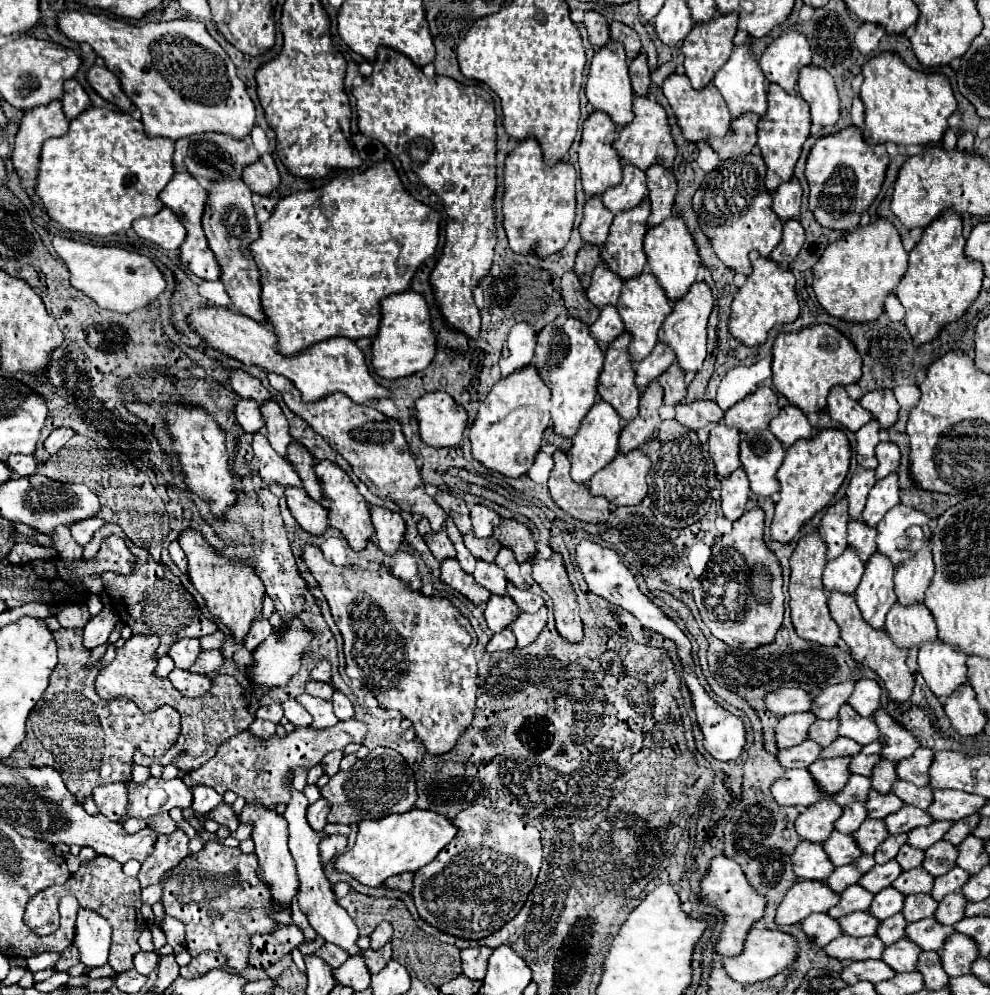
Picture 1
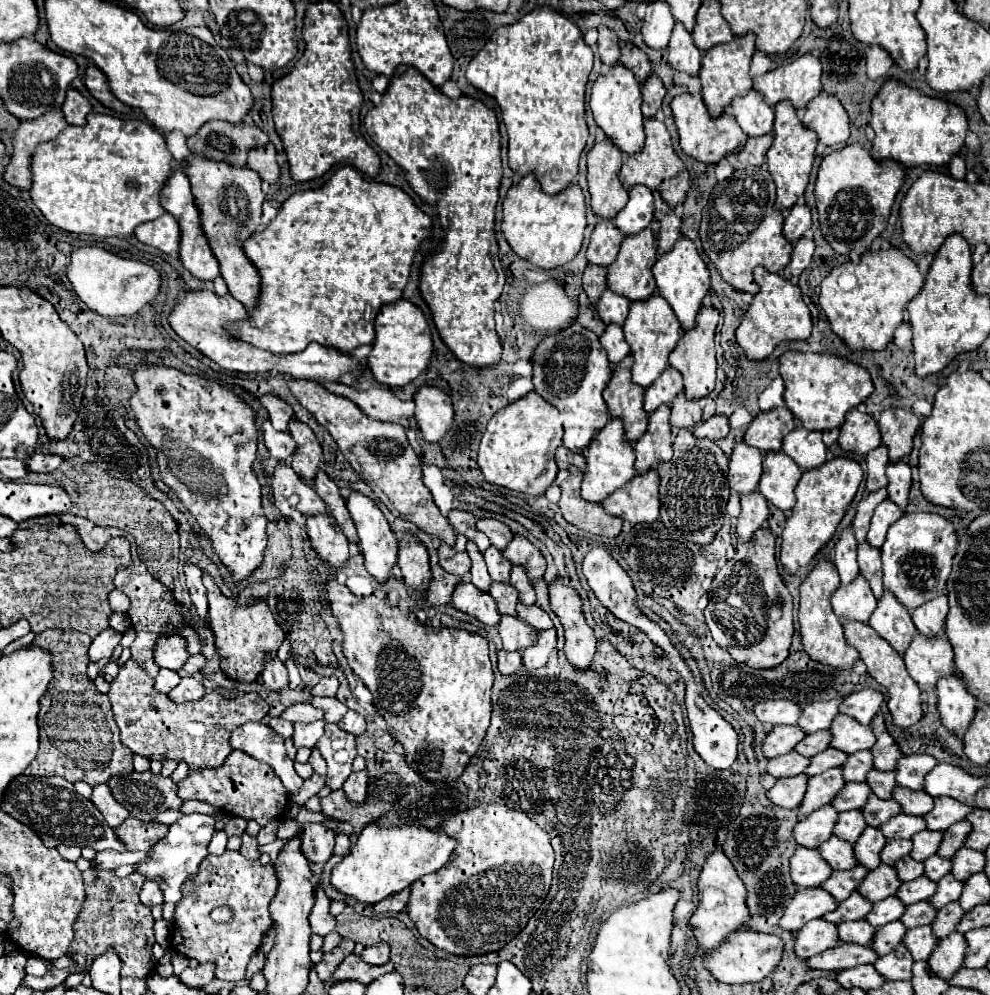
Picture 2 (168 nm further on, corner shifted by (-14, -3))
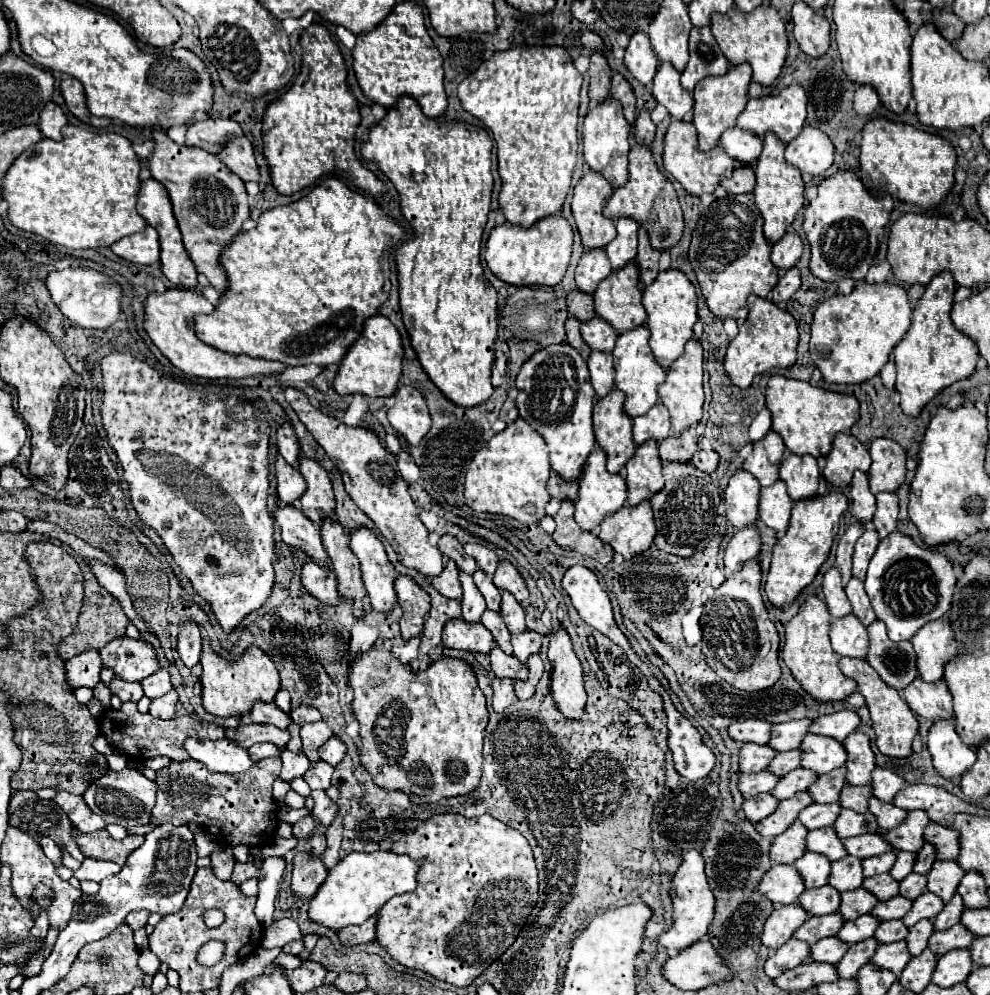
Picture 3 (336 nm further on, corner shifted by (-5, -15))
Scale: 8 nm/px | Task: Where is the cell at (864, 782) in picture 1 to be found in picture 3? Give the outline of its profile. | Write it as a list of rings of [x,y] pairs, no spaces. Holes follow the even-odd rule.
[[[812,803],[810,807],[806,807],[800,813],[798,819],[812,831],[812,829],[822,829],[822,827],[834,825],[834,819],[838,819],[838,811],[842,811],[840,803],[832,803],[832,805]]]

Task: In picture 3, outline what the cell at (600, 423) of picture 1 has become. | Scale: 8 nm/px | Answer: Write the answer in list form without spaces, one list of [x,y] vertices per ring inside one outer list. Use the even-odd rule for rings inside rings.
[[[600,447],[588,455],[584,471],[578,481],[580,481],[580,495],[576,501],[574,519],[580,525],[580,529],[584,529],[584,531],[594,531],[600,525],[600,521],[606,517],[606,513],[618,511],[626,503],[626,481],[620,473],[616,473],[616,475],[608,473],[606,453]]]

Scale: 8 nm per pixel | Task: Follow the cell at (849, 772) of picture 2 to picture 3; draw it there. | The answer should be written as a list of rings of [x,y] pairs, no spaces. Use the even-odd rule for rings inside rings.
[[[838,767],[826,775],[820,775],[808,791],[816,803],[836,803],[844,785],[846,785],[846,769]]]

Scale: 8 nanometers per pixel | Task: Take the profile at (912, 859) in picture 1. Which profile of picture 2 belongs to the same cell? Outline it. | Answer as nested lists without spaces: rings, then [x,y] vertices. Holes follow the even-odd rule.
[[[905,855],[903,859],[899,859],[893,867],[895,867],[895,871],[897,871],[899,881],[903,881],[903,883],[913,881],[913,879],[917,879],[917,877],[923,875],[923,863],[913,861],[909,855]]]

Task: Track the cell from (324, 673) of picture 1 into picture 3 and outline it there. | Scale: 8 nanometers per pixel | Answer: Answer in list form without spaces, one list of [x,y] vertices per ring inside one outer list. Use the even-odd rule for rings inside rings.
[[[300,705],[300,707],[296,707],[296,709],[292,709],[292,711],[290,711],[290,719],[292,719],[294,723],[298,723],[298,725],[304,725],[304,723],[320,721],[322,717],[320,717],[320,711],[318,711],[318,709]]]

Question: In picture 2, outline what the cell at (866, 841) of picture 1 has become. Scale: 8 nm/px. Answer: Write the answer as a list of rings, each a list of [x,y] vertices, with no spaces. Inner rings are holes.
[[[867,827],[863,831],[863,835],[857,839],[857,843],[853,845],[853,853],[855,853],[857,863],[869,871],[879,867],[881,865],[879,851],[883,849],[885,843],[887,843],[887,839],[883,839],[883,835],[879,835],[879,831],[875,827]]]

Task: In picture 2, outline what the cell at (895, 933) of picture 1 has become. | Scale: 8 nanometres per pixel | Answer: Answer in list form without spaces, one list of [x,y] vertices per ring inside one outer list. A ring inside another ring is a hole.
[[[891,921],[891,923],[883,925],[883,927],[879,927],[879,929],[875,931],[873,941],[871,941],[871,949],[873,949],[879,957],[887,955],[887,951],[891,951],[895,945],[901,943],[903,931],[907,931],[907,929],[905,929],[903,923],[899,923],[899,921]]]

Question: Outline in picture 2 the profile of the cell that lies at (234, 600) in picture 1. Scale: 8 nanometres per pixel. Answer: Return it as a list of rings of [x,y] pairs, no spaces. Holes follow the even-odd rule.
[[[207,573],[203,575],[203,585],[207,589],[209,627],[213,629],[215,647],[221,657],[221,671],[235,681],[245,681],[245,683],[255,681],[263,673],[265,659],[269,655],[275,657],[277,649],[285,639],[285,633],[275,623],[275,617],[271,615],[267,603],[257,601],[253,607],[237,607],[235,599],[225,597]]]

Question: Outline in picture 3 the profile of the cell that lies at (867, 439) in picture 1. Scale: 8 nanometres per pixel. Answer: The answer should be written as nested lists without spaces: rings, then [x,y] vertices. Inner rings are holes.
[[[854,471],[850,491],[852,491],[852,515],[860,521],[870,521],[876,511],[876,497],[874,493],[870,493],[868,473]]]

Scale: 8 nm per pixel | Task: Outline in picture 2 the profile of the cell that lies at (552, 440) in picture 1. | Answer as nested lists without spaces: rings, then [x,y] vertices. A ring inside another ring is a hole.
[[[559,447],[557,449],[557,467],[561,471],[567,471],[569,467],[579,467],[581,471],[585,471],[585,457],[569,451],[567,447]]]

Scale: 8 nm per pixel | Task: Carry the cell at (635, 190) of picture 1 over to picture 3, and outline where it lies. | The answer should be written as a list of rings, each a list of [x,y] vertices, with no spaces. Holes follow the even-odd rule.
[[[622,217],[622,219],[614,219],[618,235],[604,247],[608,259],[612,261],[614,269],[624,267],[626,261],[636,257],[636,245],[638,245],[638,223],[634,223],[634,219]]]

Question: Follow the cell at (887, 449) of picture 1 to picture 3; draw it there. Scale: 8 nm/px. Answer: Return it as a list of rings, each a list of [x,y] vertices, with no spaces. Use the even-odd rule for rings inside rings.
[[[878,493],[876,495],[876,513],[872,517],[874,529],[878,531],[880,539],[884,539],[886,535],[890,535],[896,529],[898,523],[898,495],[896,493]]]

